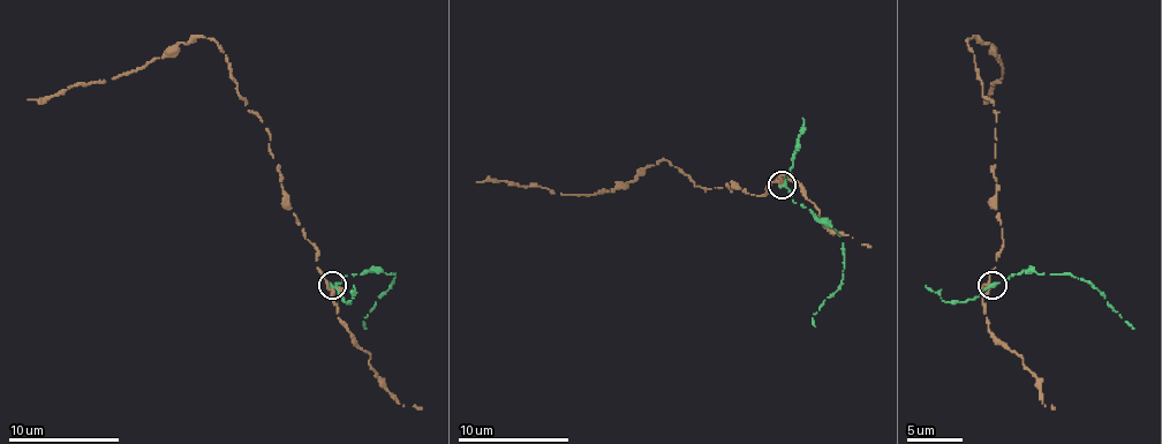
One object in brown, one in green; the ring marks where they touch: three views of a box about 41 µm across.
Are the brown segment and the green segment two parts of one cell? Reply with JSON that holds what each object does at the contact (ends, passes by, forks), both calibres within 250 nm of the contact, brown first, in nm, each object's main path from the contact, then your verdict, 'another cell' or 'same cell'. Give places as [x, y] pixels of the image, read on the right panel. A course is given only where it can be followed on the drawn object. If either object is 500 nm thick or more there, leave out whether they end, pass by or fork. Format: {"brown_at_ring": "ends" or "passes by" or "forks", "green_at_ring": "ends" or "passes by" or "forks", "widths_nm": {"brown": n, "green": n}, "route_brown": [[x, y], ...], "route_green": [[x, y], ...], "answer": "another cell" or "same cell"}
{"brown_at_ring": "forks", "green_at_ring": "ends", "widths_nm": {"brown": 260, "green": 320}, "route_brown": [[991, 285], [989, 273], [1003, 238], [997, 115], [966, 40], [980, 37], [1003, 66], [989, 98]], "route_green": [[994, 285], [1025, 271], [1072, 273], [1092, 281], [1133, 329]], "answer": "another cell"}

